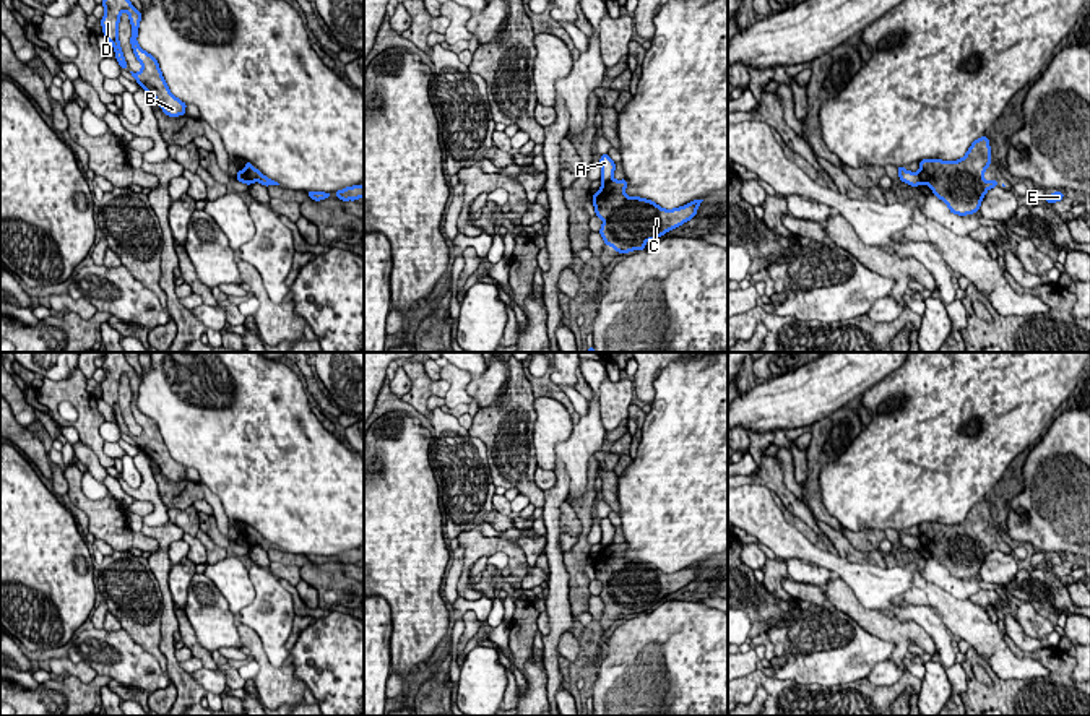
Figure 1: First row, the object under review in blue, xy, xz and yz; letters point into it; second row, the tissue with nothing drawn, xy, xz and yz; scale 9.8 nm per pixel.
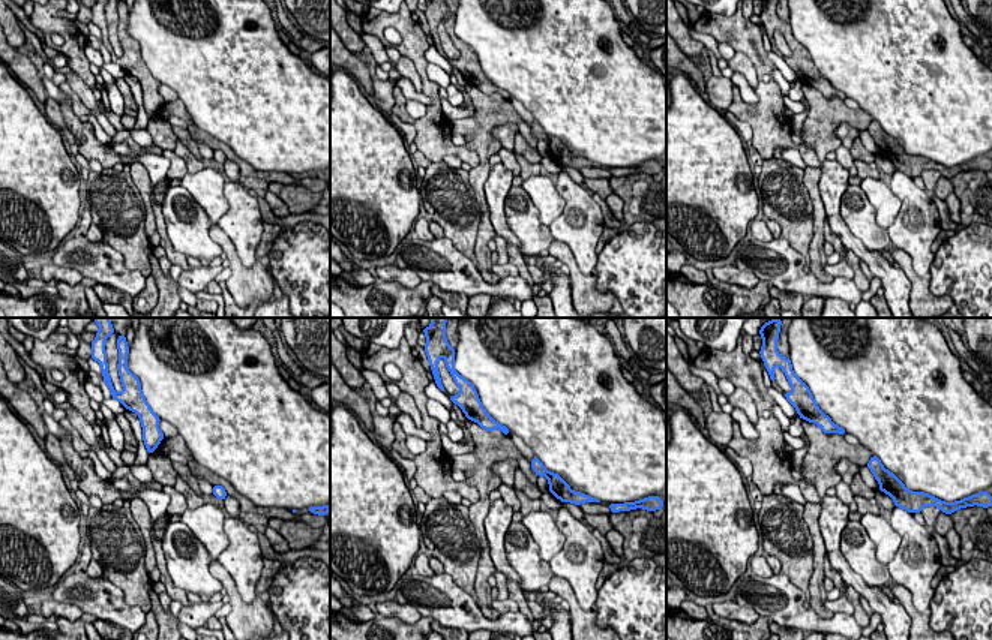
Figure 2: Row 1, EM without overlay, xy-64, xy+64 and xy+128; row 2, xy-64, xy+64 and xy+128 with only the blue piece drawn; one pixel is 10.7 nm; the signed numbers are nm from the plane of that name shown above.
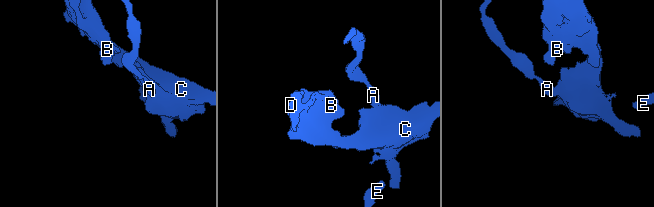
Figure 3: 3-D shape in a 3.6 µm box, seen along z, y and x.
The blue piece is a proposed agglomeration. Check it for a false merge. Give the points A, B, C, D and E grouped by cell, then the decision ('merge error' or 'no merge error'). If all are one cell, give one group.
groups A E / B C D; merge error

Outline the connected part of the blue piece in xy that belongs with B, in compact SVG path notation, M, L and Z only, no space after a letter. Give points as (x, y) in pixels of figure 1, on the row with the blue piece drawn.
M104 0L102 6L106 10L104 18L101 19L102 32L106 39L114 45L115 58L120 68L127 70L127 62L122 54L122 47L119 42L119 21L123 11L128 13L130 24L132 24L132 37L130 44L136 60L141 63L141 70L138 73L132 73L132 76L138 81L138 84L156 99L159 107L169 117L179 117L185 114L187 104L177 99L167 88L167 83L161 73L158 60L145 52L138 42L138 26L141 19L141 11L138 11L130 0Z

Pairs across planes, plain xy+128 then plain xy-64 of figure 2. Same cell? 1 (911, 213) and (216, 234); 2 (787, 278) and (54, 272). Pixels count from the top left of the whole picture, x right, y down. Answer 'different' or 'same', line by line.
1: different
2: different

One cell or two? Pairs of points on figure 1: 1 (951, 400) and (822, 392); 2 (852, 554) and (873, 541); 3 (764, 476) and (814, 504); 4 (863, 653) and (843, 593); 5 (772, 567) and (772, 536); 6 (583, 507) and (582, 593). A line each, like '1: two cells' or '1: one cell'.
1: two cells
2: two cells
3: two cells
4: two cells
5: two cells
6: one cell

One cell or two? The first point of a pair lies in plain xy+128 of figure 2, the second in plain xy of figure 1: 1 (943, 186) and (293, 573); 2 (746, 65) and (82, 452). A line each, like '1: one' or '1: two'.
1: one
2: one

